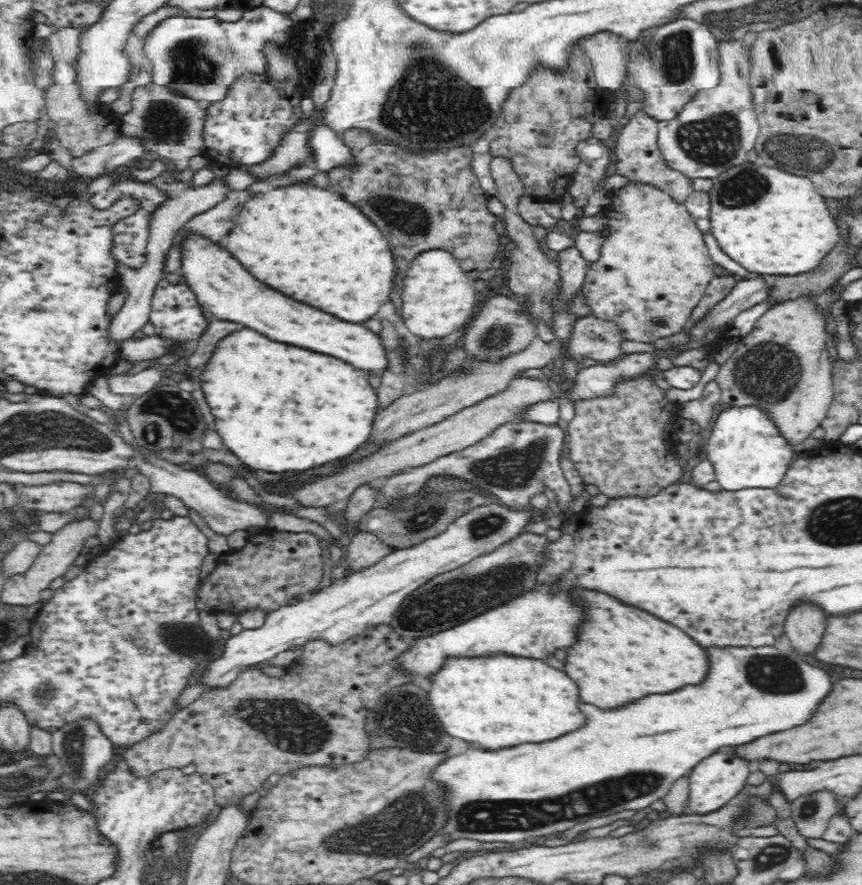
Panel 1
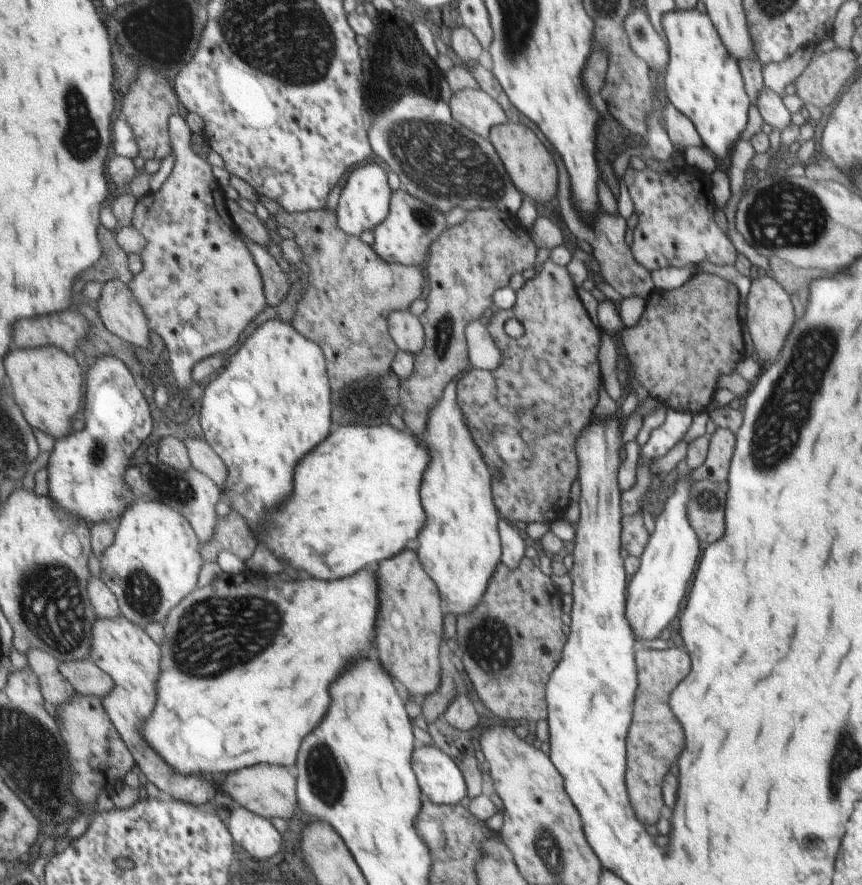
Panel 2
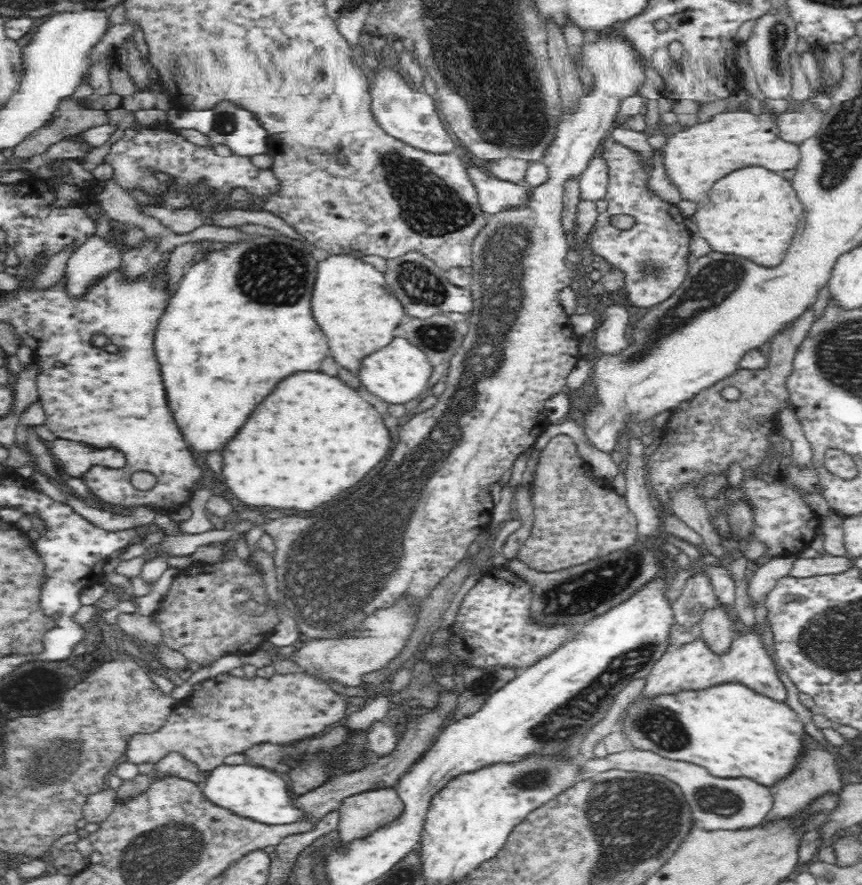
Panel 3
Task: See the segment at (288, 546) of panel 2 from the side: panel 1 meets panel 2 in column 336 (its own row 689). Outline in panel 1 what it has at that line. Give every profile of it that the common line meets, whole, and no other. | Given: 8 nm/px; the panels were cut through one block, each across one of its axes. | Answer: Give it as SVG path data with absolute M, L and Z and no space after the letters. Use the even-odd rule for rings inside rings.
M500 656L500 660L452 660L452 664L448 664L448 668L442 666L442 670L438 672L438 676L432 678L428 690L430 690L430 704L434 706L434 712L440 718L440 724L442 724L444 732L450 734L450 736L454 736L454 738L460 738L460 740L466 740L470 744L476 744L476 746L480 746L480 748L484 748L488 752L500 750L500 748L510 748L510 746L516 746L516 744L522 744L522 742L556 740L556 738L560 738L564 734L570 734L570 732L580 730L580 728L586 726L586 716L582 716L582 712L580 712L580 696L578 696L576 684L566 674L562 674L556 668L550 668L548 664L544 664L540 660L510 658L510 656Z

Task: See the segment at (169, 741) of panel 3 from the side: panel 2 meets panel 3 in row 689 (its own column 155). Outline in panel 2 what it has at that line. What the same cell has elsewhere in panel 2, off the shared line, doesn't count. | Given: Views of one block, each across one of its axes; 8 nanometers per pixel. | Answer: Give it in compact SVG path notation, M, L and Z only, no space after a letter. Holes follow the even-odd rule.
M184 113L170 119L170 132L175 161L171 174L156 192L148 192L137 202L133 226L145 236L147 248L139 254L143 268L127 280L137 302L145 309L149 328L161 338L165 351L169 353L178 390L189 390L193 370L202 360L218 353L227 354L247 334L247 326L267 308L264 276L253 256L248 241L239 233L228 209L227 198L213 174L213 166L203 151L191 143L191 128Z

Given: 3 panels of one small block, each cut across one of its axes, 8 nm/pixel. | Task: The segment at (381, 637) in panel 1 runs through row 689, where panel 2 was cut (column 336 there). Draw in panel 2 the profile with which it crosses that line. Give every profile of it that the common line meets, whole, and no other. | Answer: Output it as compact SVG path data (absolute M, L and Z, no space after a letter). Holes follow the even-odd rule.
M324 207L307 212L289 212L281 208L271 216L277 225L293 233L293 241L302 254L302 262L307 265L308 284L296 304L292 322L295 328L299 328L311 340L317 340L317 345L324 349L332 388L343 390L351 386L353 380L381 378L387 374L391 358L395 356L395 343L391 336L387 336L385 316L393 310L406 310L415 298L422 298L425 281L418 269L420 263L402 264L378 258L372 245L362 242L359 236L345 233L340 226L337 207L334 210Z

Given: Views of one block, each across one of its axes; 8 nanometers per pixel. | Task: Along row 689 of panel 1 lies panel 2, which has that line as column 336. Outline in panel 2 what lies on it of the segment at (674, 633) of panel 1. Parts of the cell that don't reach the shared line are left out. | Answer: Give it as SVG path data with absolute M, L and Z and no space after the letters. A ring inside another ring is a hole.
M250 570L241 573L241 576L224 574L227 580L223 580L223 577L217 578L212 581L211 586L195 589L168 616L164 627L164 638L161 642L163 658L161 658L160 679L157 680L158 706L153 712L153 716L143 722L141 734L161 754L163 760L168 762L169 766L181 776L219 772L229 775L263 763L294 769L300 755L303 738L319 726L319 722L325 718L325 714L331 706L333 682L337 678L341 678L347 672L347 668L353 666L355 660L367 658L367 654L371 650L373 636L375 636L375 618L377 618L377 608L379 608L375 574L371 570L369 570L369 574L367 574L367 570L359 570L353 576L339 578L339 580L307 578L307 580L293 580L293 582L255 578L255 574Z

